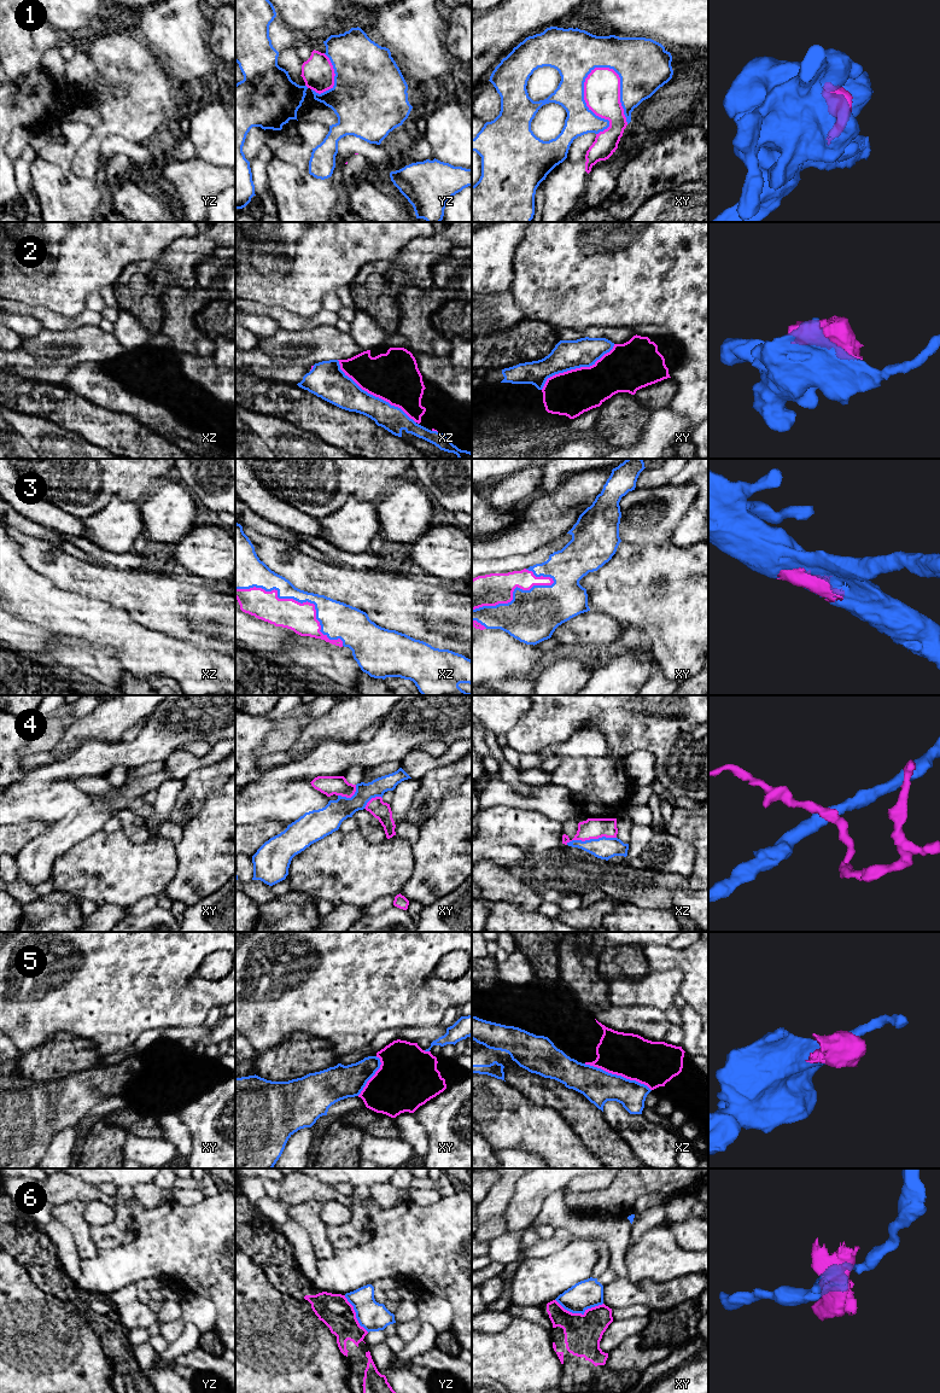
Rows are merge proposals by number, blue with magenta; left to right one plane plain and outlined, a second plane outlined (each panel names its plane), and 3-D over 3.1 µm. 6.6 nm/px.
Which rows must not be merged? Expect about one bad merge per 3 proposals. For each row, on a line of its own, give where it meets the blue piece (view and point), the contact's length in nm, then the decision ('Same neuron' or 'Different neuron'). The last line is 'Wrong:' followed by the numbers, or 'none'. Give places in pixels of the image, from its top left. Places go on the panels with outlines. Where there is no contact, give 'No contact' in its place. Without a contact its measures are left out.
1: Touches blue at xy (583, 99). Shared border 460 nm. Different neuron
2: Touches blue at xz (374, 396). Shared border 650 nm. Different neuron
3: Touches blue at xz (298, 601). Shared border 800 nm. Same neuron
4: Touches blue at xz (590, 839). Shared border 340 nm. Different neuron
5: Touches blue at xz (618, 1076). Shared border 480 nm. Different neuron
6: Touches blue at xy (579, 1312). Shared border 320 nm. Different neuron
Wrong: 1, 2, 4, 5, 6

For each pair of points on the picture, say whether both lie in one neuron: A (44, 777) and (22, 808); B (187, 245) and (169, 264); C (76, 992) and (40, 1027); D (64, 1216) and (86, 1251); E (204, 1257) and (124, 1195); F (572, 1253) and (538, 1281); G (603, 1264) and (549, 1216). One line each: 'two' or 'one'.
A: two
B: one
C: one
D: one
E: two
F: one
G: two

